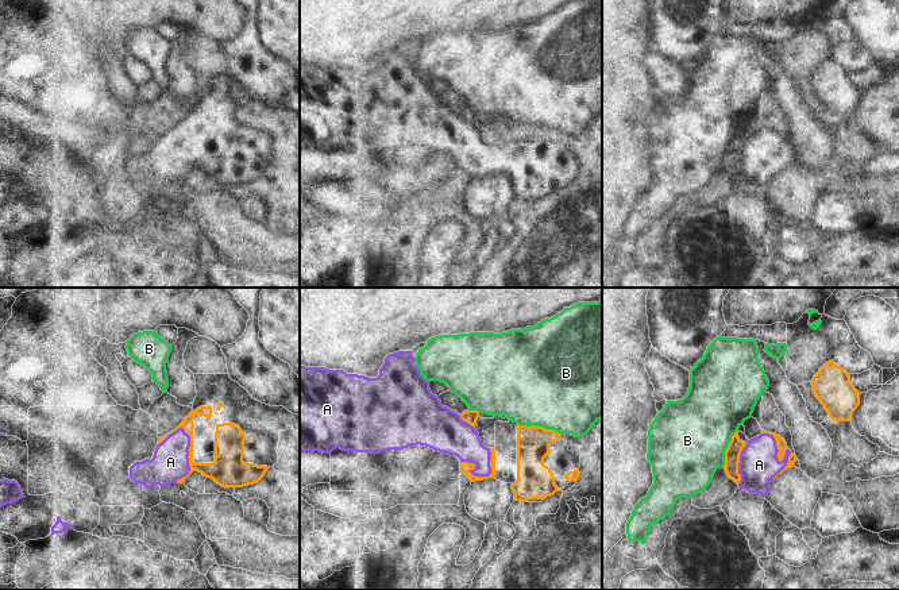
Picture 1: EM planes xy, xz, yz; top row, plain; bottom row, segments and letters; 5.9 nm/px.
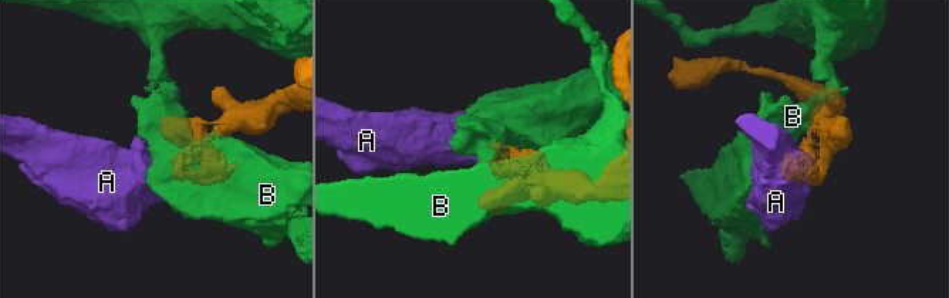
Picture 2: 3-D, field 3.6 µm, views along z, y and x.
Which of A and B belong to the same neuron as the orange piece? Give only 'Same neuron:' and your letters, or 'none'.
Same neuron: A

